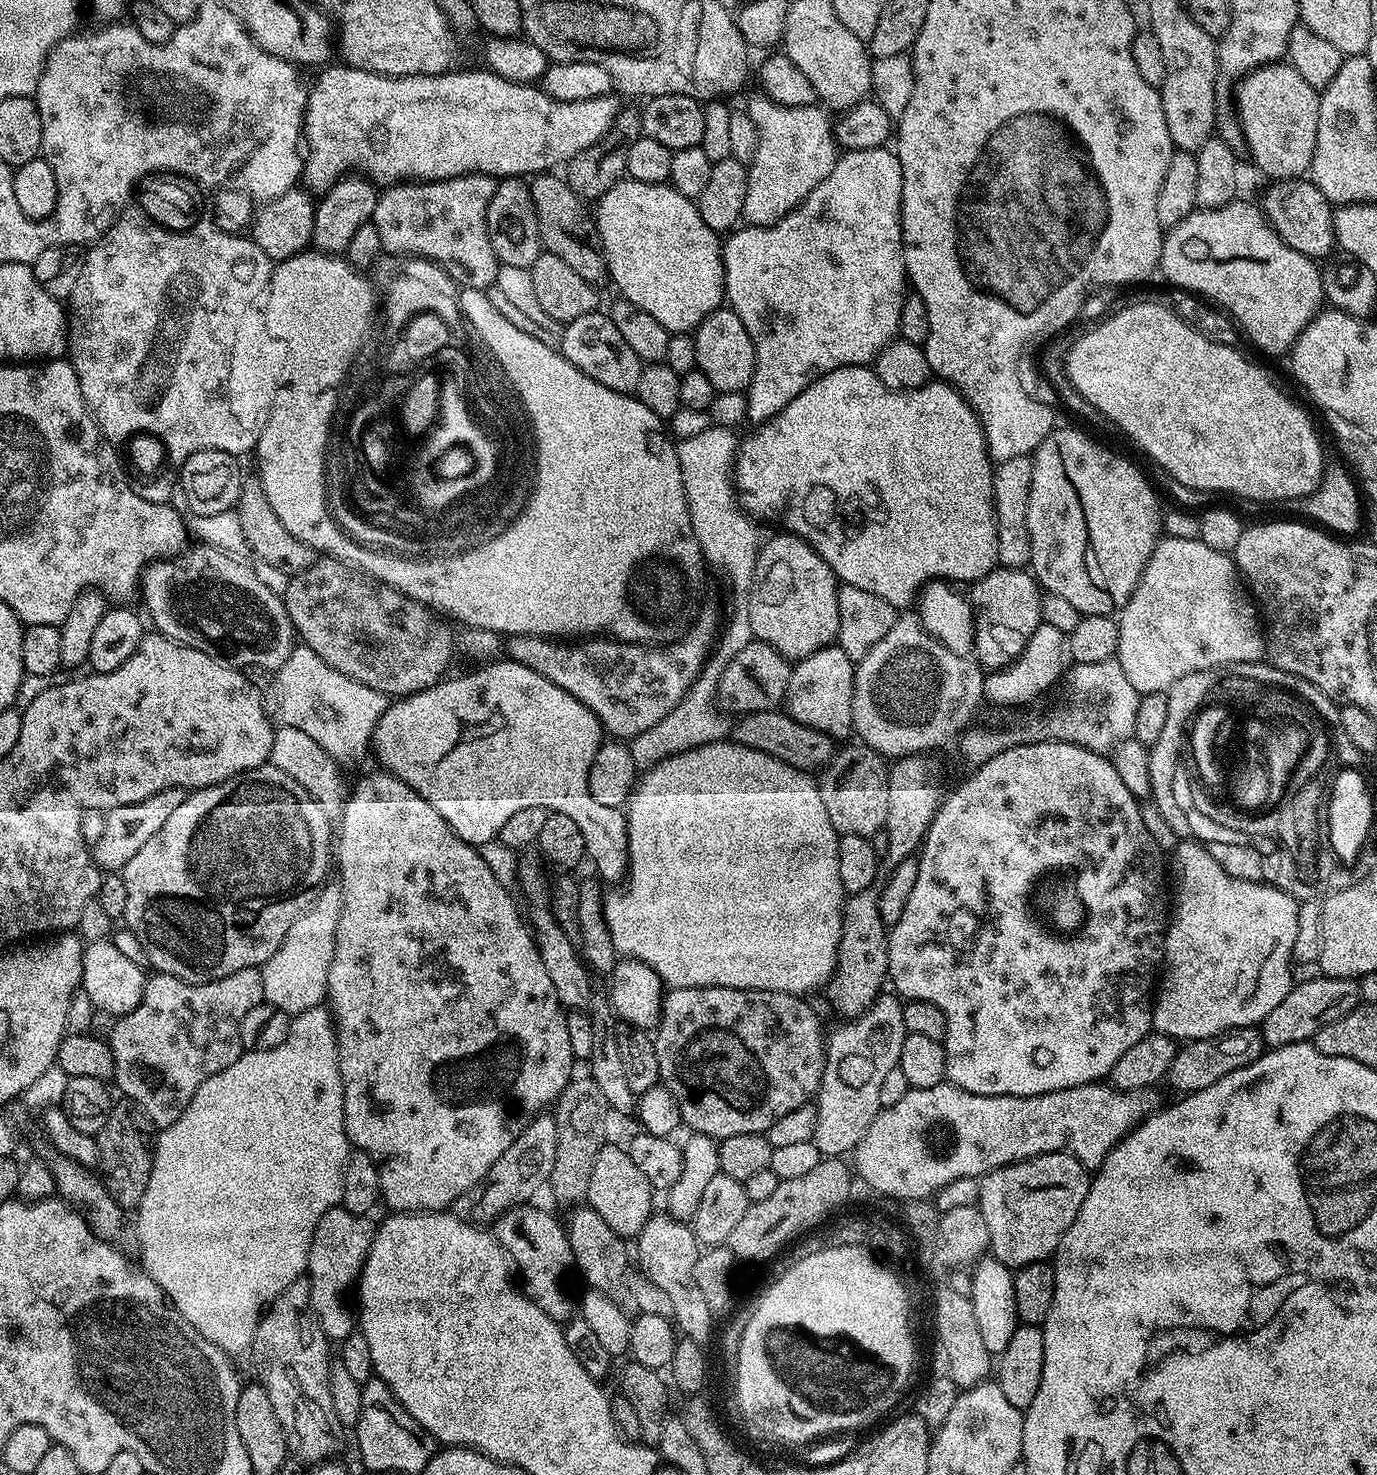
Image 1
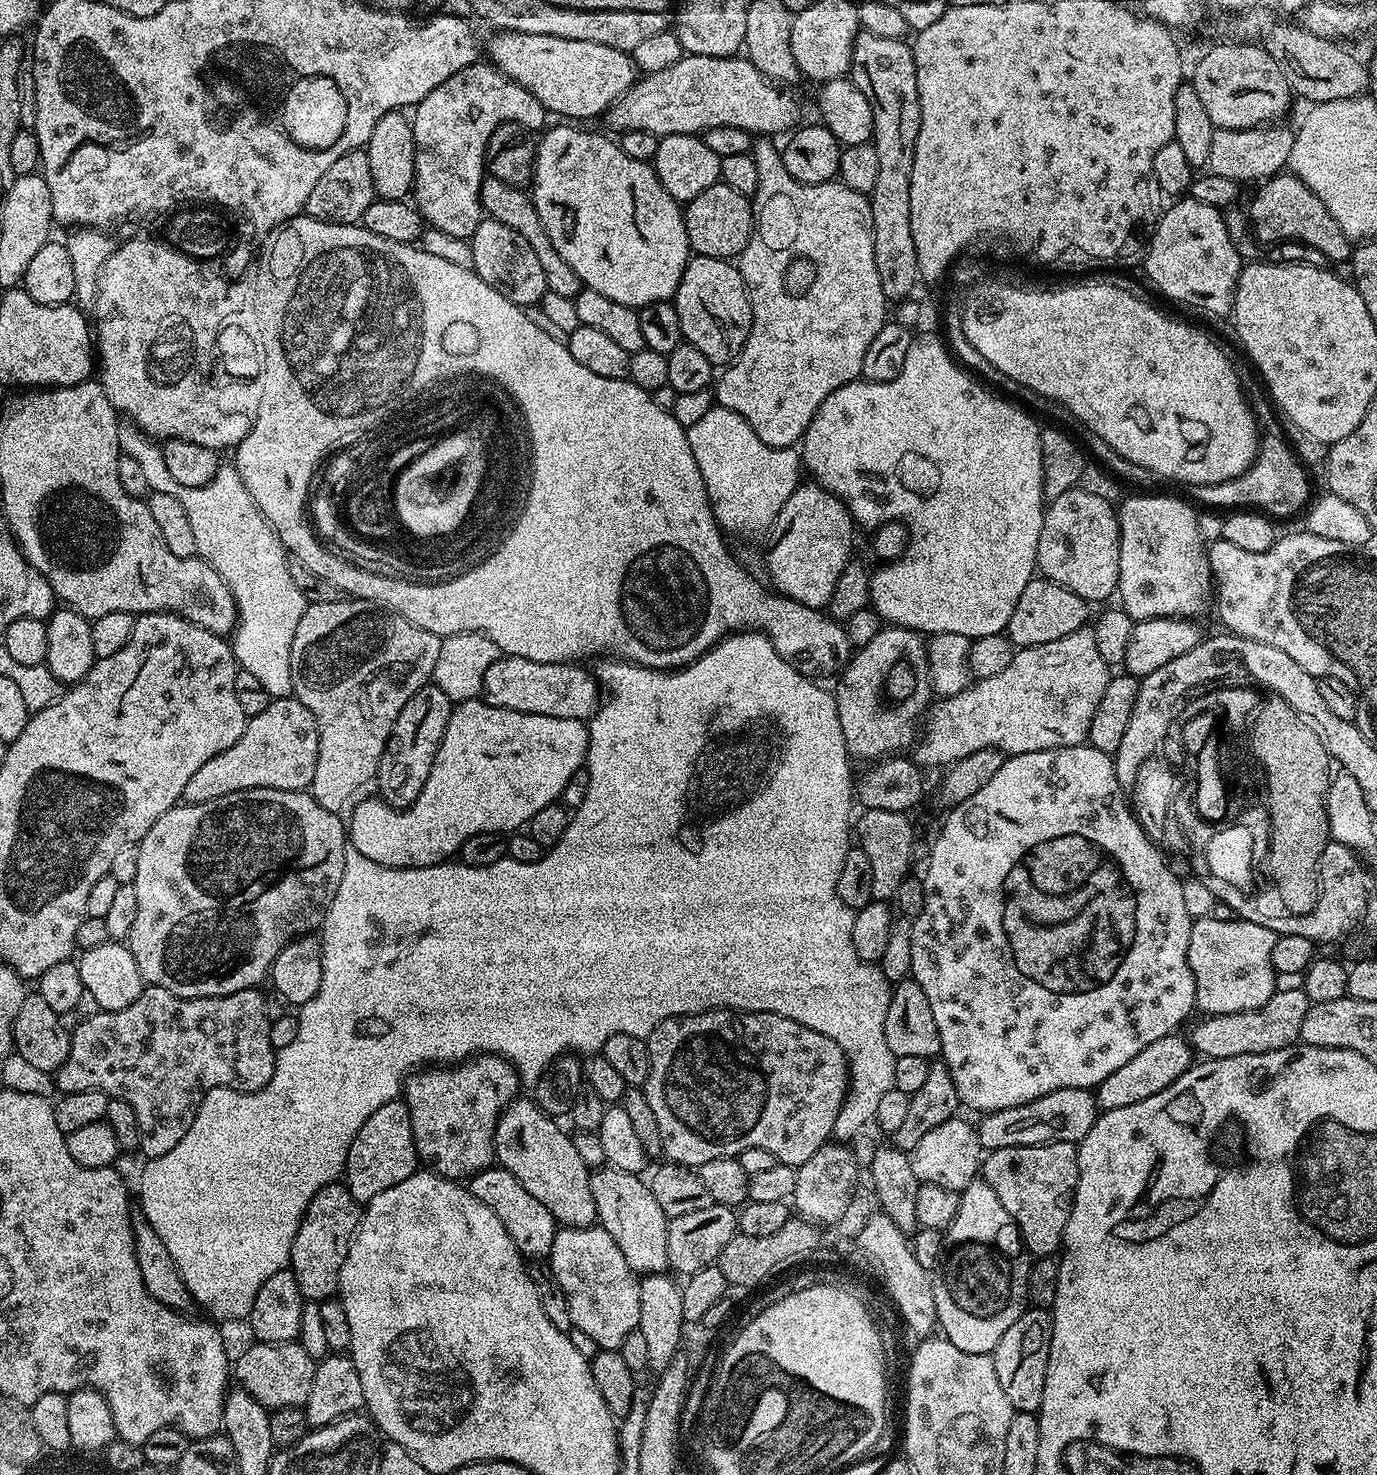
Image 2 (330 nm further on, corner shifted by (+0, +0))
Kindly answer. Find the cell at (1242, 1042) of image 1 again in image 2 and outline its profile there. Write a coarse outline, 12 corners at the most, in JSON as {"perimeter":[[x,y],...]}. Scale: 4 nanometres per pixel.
{"perimeter":[[1180,1034],[1150,1042],[1095,1089],[1103,1111],[1162,1094],[1194,1063]]}

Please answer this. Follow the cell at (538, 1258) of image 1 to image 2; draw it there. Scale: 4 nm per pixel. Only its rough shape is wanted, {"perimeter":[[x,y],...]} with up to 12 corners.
{"perimeter":[[489,1166],[466,1187],[529,1261],[551,1257],[556,1220],[514,1174]]}

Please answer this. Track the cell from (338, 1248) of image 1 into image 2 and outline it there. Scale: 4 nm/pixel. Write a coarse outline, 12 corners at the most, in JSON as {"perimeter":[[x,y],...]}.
{"perimeter":[[314,1194],[290,1261],[305,1301],[337,1295],[362,1206]]}

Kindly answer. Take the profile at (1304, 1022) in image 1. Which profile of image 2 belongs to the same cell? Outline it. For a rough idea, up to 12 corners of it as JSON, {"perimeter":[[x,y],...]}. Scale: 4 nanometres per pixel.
{"perimeter":[[1275,991],[1238,1014],[1204,1016],[1190,1035],[1210,1060],[1289,1048],[1309,1003]]}

